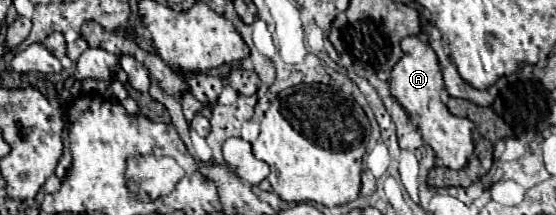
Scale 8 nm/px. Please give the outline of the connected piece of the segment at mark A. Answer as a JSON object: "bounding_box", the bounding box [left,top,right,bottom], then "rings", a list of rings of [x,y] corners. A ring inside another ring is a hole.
{"bounding_box":[390,37,474,169],"rings":[[[404,37],[400,45],[404,57],[390,71],[390,93],[410,115],[412,123],[418,125],[422,139],[434,149],[436,157],[442,159],[442,163],[450,169],[462,169],[474,151],[472,121],[452,115],[442,103],[440,91],[444,89],[444,81],[438,67],[438,57],[432,47],[428,43],[422,43],[418,37]]]}

